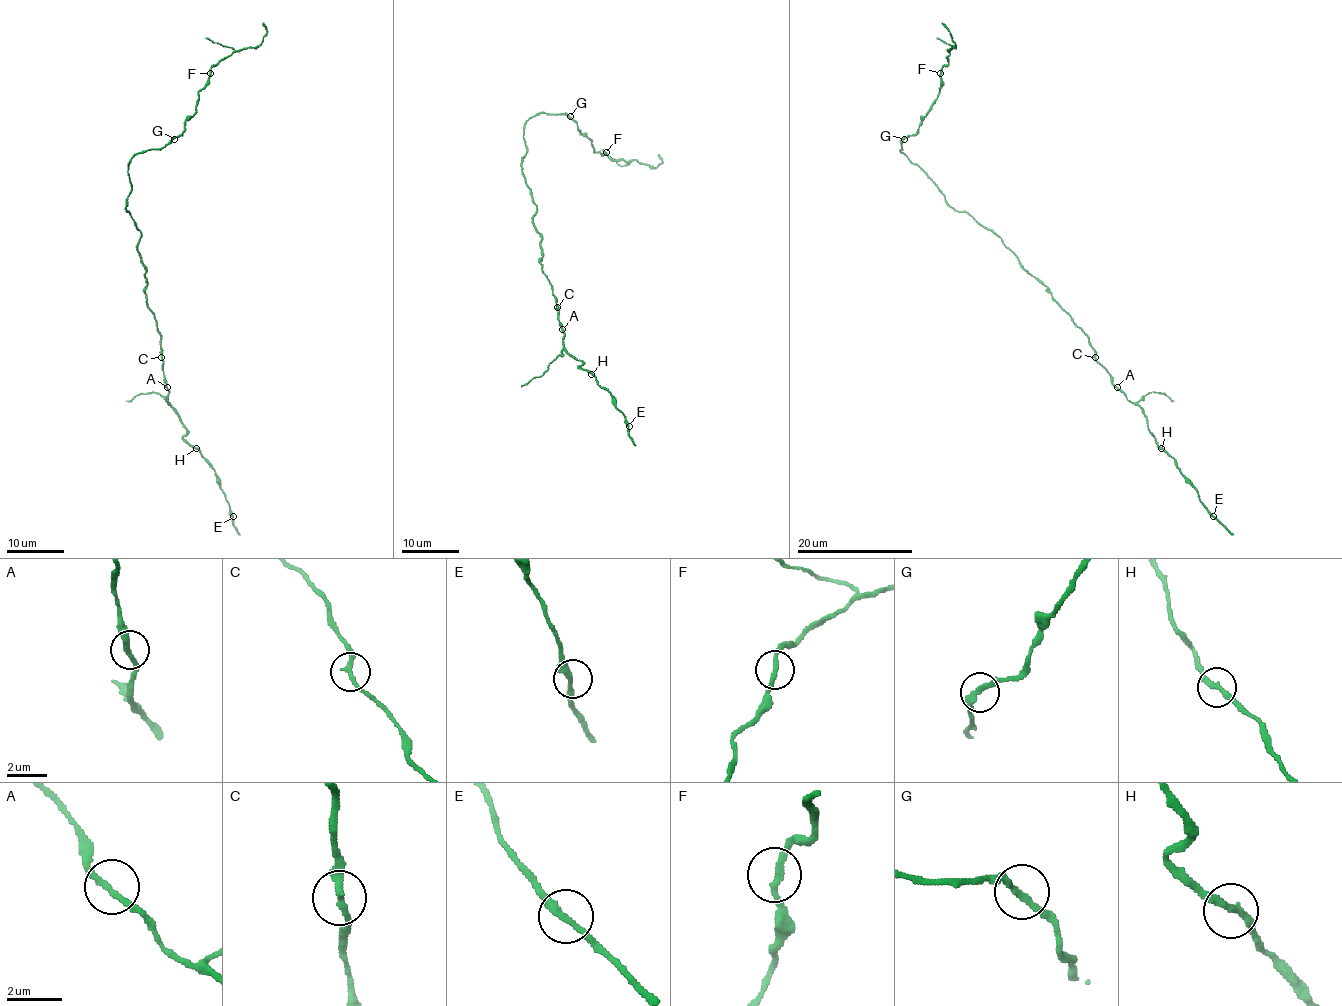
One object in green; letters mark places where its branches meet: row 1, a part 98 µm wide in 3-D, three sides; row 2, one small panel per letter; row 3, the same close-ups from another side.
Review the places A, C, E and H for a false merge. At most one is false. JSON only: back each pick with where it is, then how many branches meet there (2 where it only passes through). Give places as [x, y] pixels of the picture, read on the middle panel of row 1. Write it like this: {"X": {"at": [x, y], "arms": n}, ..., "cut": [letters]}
{"cut": []}

